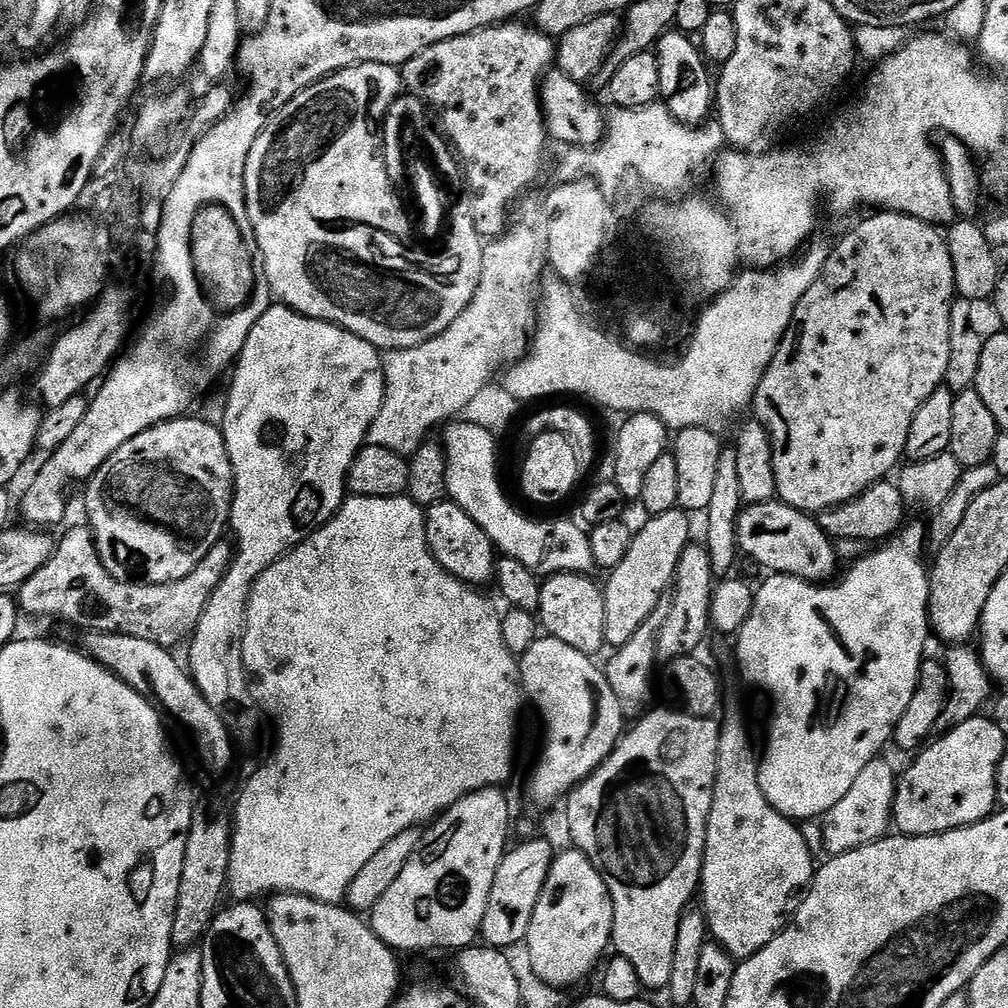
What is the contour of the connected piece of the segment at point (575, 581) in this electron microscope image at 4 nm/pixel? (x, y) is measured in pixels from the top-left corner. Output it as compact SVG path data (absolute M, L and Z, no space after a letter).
M575 572L547 577L540 586L542 598L538 624L547 635L558 638L558 642L566 642L566 646L574 646L574 650L595 657L596 652L606 648L606 606L601 585L596 585L592 578Z

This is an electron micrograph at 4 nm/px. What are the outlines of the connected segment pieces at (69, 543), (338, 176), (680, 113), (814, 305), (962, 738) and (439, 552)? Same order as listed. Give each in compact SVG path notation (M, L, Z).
M81 526L81 528L72 528L64 537L59 537L56 552L50 558L50 562L46 562L46 566L42 566L42 570L38 570L38 574L34 574L25 584L20 585L18 589L18 607L25 617L53 616L56 620L65 620L66 623L73 624L76 628L84 628L83 630L87 630L88 632L117 632L118 634L128 634L134 638L144 638L146 642L156 642L158 646L172 650L175 649L175 644L182 643L181 645L183 645L191 637L192 633L196 631L198 622L202 618L202 610L206 610L206 602L210 602L210 594L214 594L214 590L218 590L218 582L222 582L222 578L228 573L228 567L232 565L233 555L234 548L231 543L221 542L216 544L210 550L210 554L206 554L206 558L202 558L202 562L198 562L198 566L194 566L194 570L190 570L190 574L186 574L186 578L182 578L173 584L142 584L127 580L115 580L102 566L98 558L96 541L93 540L91 531L84 526Z
M355 64L352 68L344 68L325 80L311 84L302 90L282 110L271 113L268 124L258 134L258 142L254 142L254 150L250 150L250 158L246 158L246 174L244 189L246 190L246 210L250 218L250 226L254 230L256 245L260 251L260 259L264 262L264 273L272 295L279 303L303 316L315 320L325 320L328 324L337 324L358 338L373 344L377 350L395 350L397 348L413 348L422 346L422 342L430 342L430 338L438 338L442 330L446 330L470 306L474 298L474 290L478 290L478 282L482 278L482 254L484 252L444 252L442 254L425 254L418 251L417 237L408 228L408 222L396 204L396 192L388 189L386 179L386 162L382 155L382 124L386 111L384 107L392 104L402 93L402 72L391 64Z
M669 30L654 49L654 55L658 62L658 82L660 83L659 99L670 110L670 114L682 124L699 126L709 119L714 108L714 80L708 77L710 71L697 41L691 35L679 30Z
M880 210L865 216L868 217L857 228L850 229L841 238L836 249L833 247L829 251L822 274L814 282L814 286L810 286L806 294L802 294L802 302L794 310L792 325L786 330L751 402L751 407L756 408L755 419L768 429L768 436L772 439L777 497L781 504L794 506L799 512L819 514L830 508L838 508L858 498L879 480L891 477L905 459L904 447L906 437L910 434L910 422L914 422L914 414L918 414L922 402L926 402L926 398L930 398L930 394L934 394L934 390L944 384L946 365L950 362L950 318L957 295L954 262L950 262L945 233L937 225L897 212Z
M977 714L968 721L962 722L961 725L953 726L939 738L933 739L919 753L921 756L905 772L899 773L896 800L892 804L895 831L906 836L937 836L943 832L977 824L987 816L991 816L998 804L996 769L999 768L1002 758L1006 754L1004 732L1005 729L995 720L987 715Z
M451 502L436 504L427 509L424 525L428 531L428 545L432 551L432 557L449 574L462 583L473 586L493 583L498 559L496 547L482 530L482 526L478 526L478 522L474 522L474 518L466 514L466 510Z

